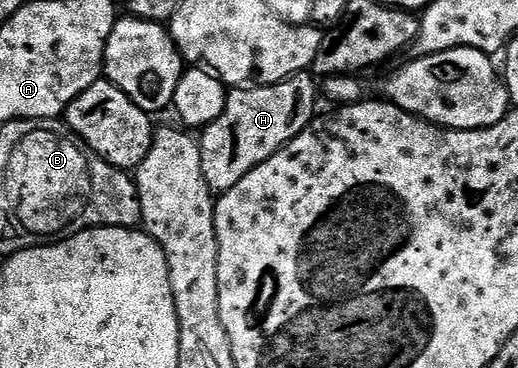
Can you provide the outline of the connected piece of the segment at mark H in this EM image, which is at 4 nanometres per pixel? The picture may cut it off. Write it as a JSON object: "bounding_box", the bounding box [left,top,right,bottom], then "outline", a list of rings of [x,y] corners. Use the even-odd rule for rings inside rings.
{"bounding_box":[198,73,317,193],"outline":[[[300,73],[284,79],[282,83],[244,85],[228,94],[221,117],[202,128],[203,139],[198,140],[201,169],[212,192],[222,193],[233,189],[233,185],[237,185],[245,173],[273,157],[273,153],[277,153],[308,127],[317,115],[317,83],[314,81],[310,74]]]}

